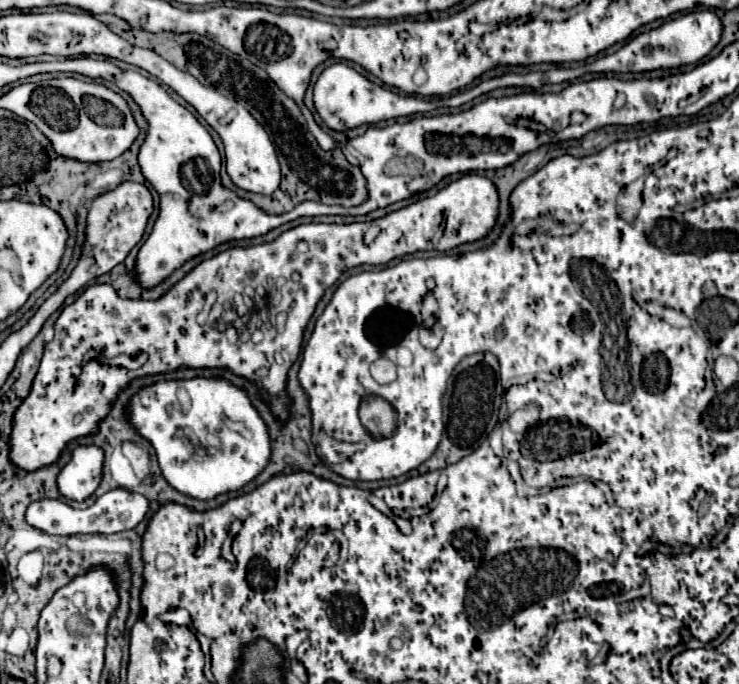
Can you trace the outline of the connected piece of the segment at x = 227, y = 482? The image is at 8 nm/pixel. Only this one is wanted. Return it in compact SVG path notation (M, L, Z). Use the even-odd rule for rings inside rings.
M189 379L189 381L159 381L147 389L141 389L127 407L131 415L131 423L143 435L149 439L155 447L163 477L169 485L173 485L177 491L197 497L197 499L213 499L219 493L237 491L245 483L249 483L257 473L265 469L271 455L271 440L265 423L257 417L257 411L245 390L227 385L225 379ZM187 440L194 444L198 441L202 452L196 451L203 459L195 461L193 451L187 451Z

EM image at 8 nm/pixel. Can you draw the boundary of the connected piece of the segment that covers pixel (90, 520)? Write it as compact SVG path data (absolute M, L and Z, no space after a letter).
M122 488L111 490L101 495L87 509L73 509L71 505L59 499L39 499L27 507L25 519L31 527L41 529L49 535L81 535L81 533L119 533L125 529L133 529L147 513L149 501L142 495Z

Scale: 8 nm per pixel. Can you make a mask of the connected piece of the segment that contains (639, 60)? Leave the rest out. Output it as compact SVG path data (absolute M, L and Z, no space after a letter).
M695 11L685 13L677 19L671 19L663 23L657 29L651 29L647 33L639 33L633 37L627 45L623 45L619 51L605 55L597 61L593 61L593 73L643 73L643 71L657 71L657 69L675 69L681 65L691 65L701 61L709 55L709 51L717 45L721 39L721 21L713 11Z

